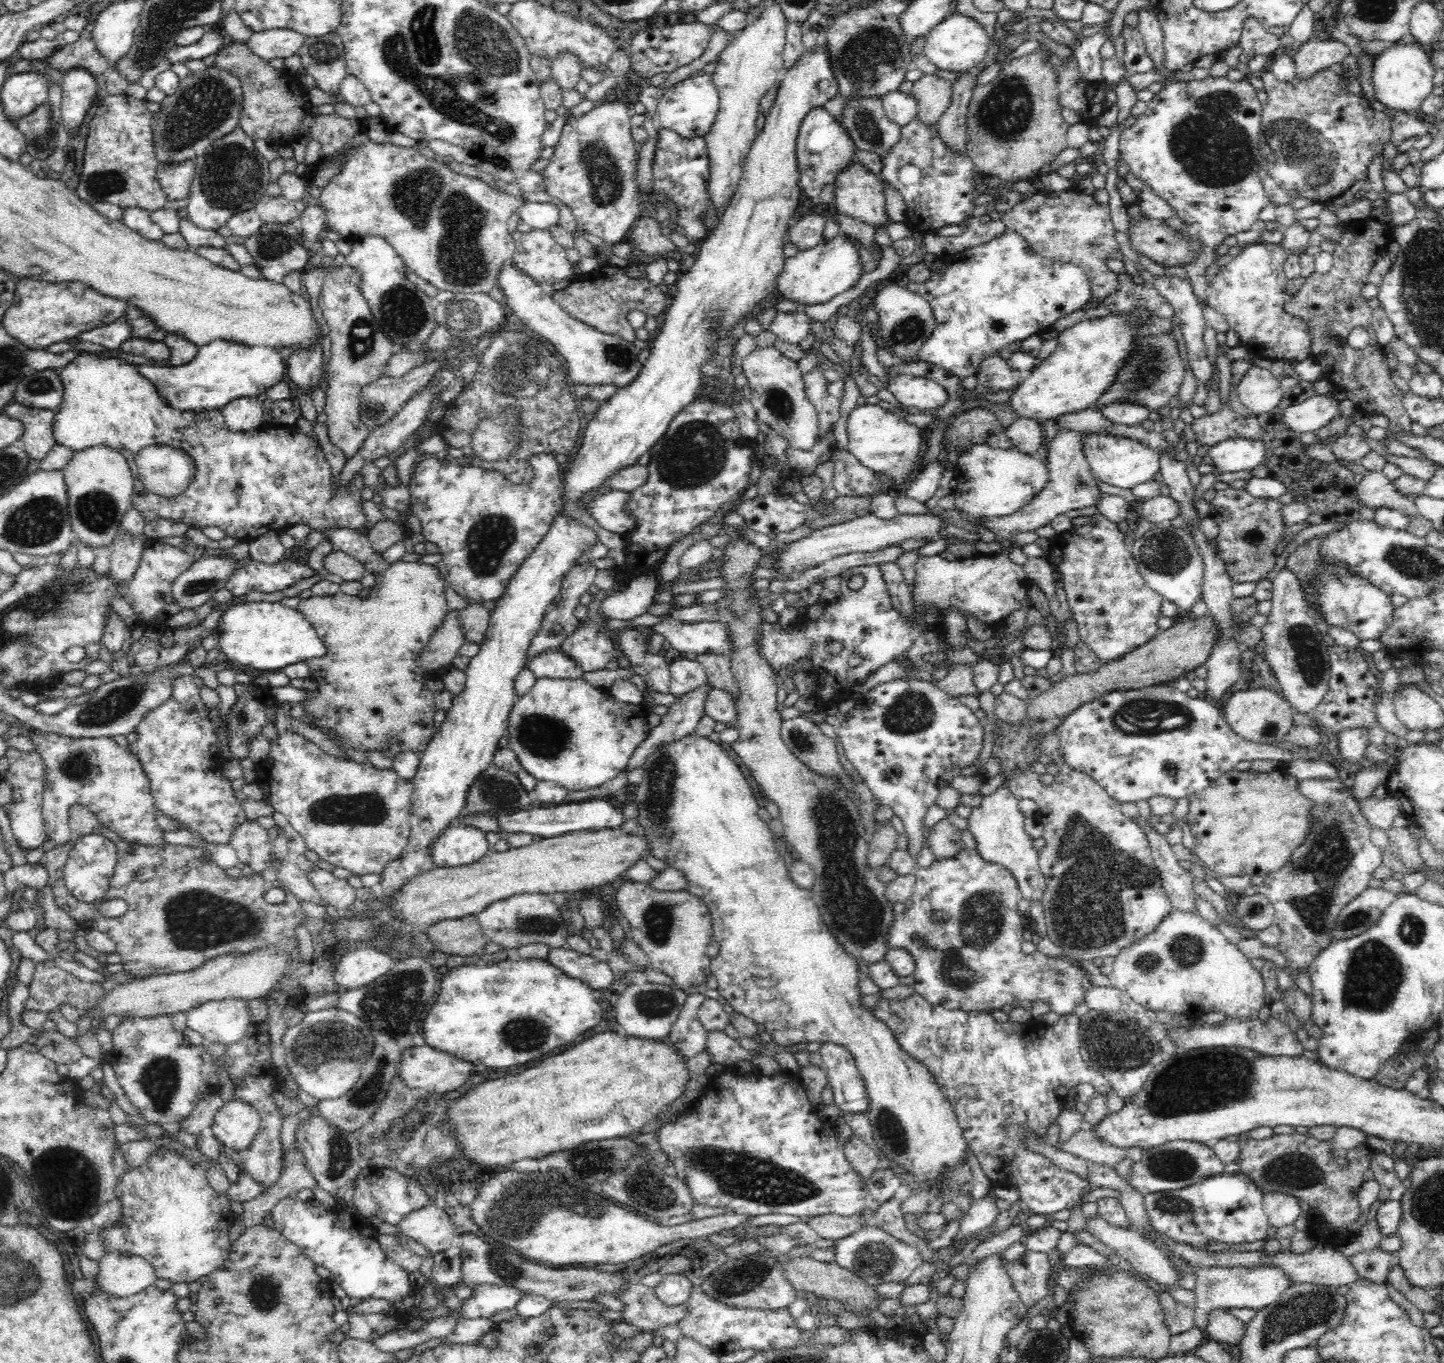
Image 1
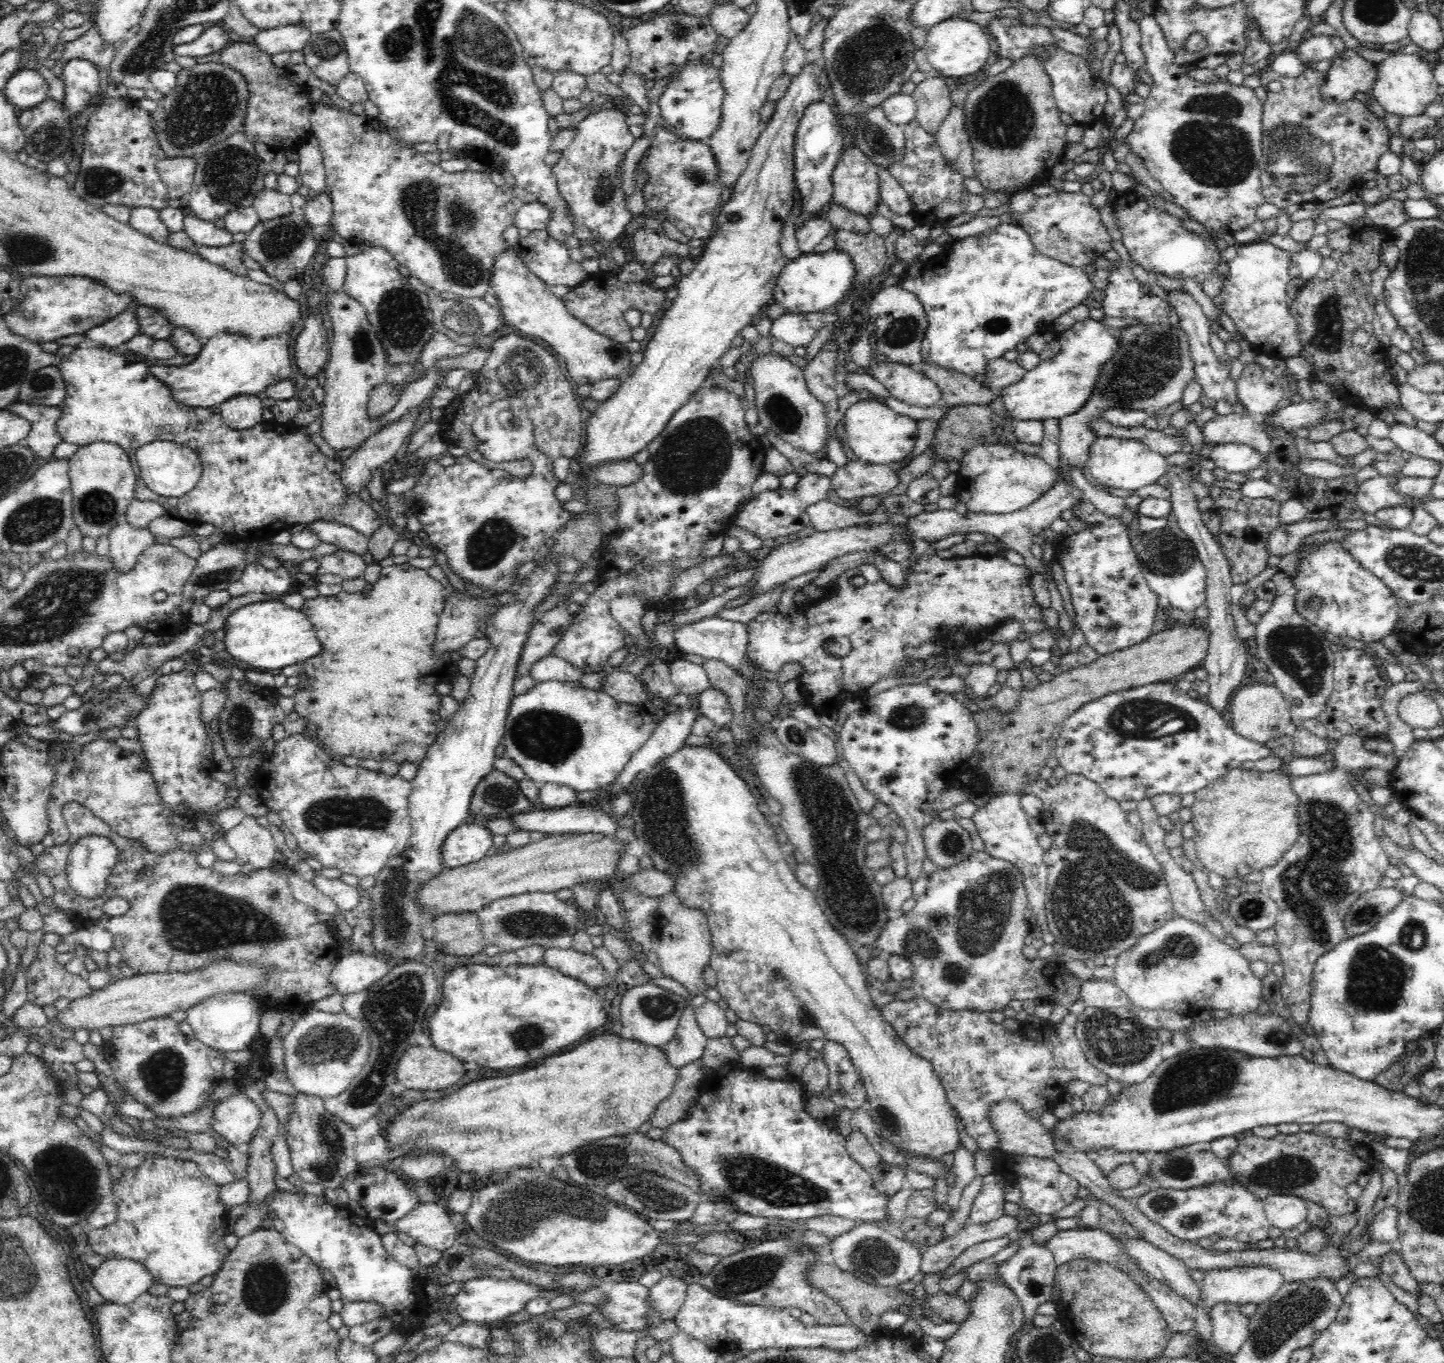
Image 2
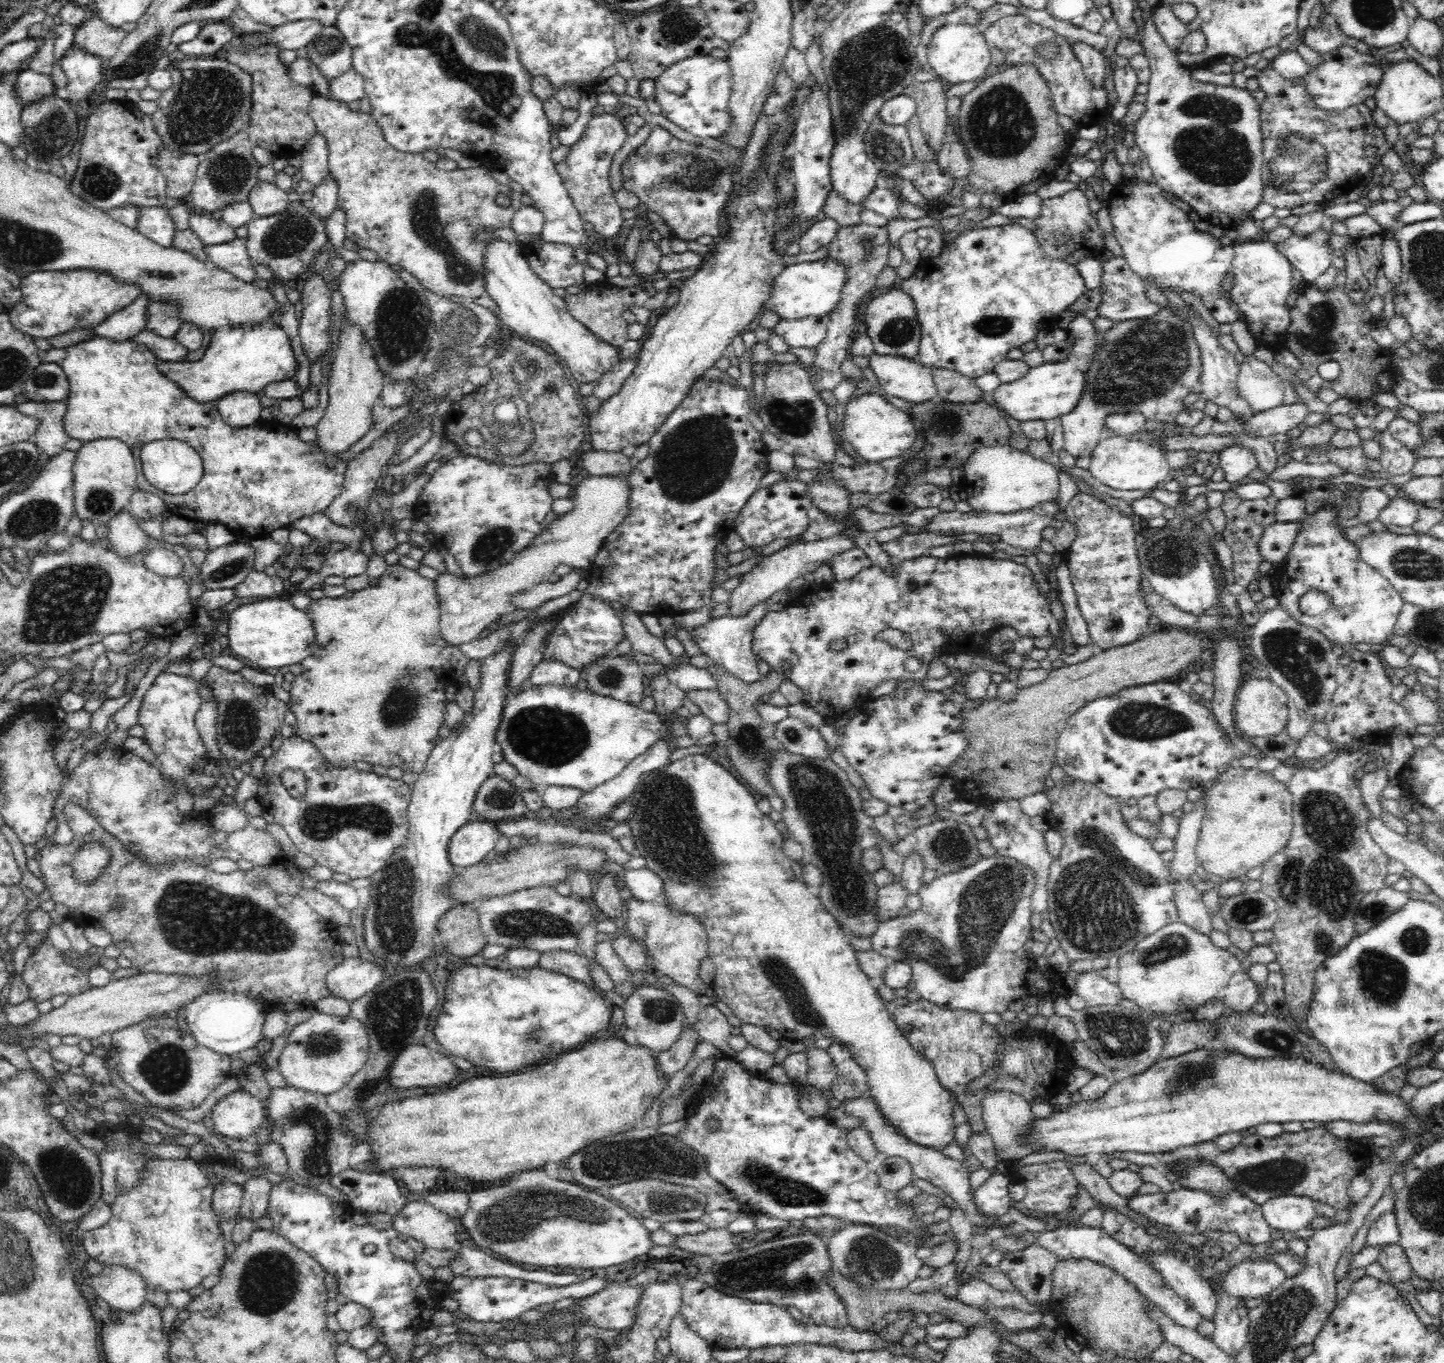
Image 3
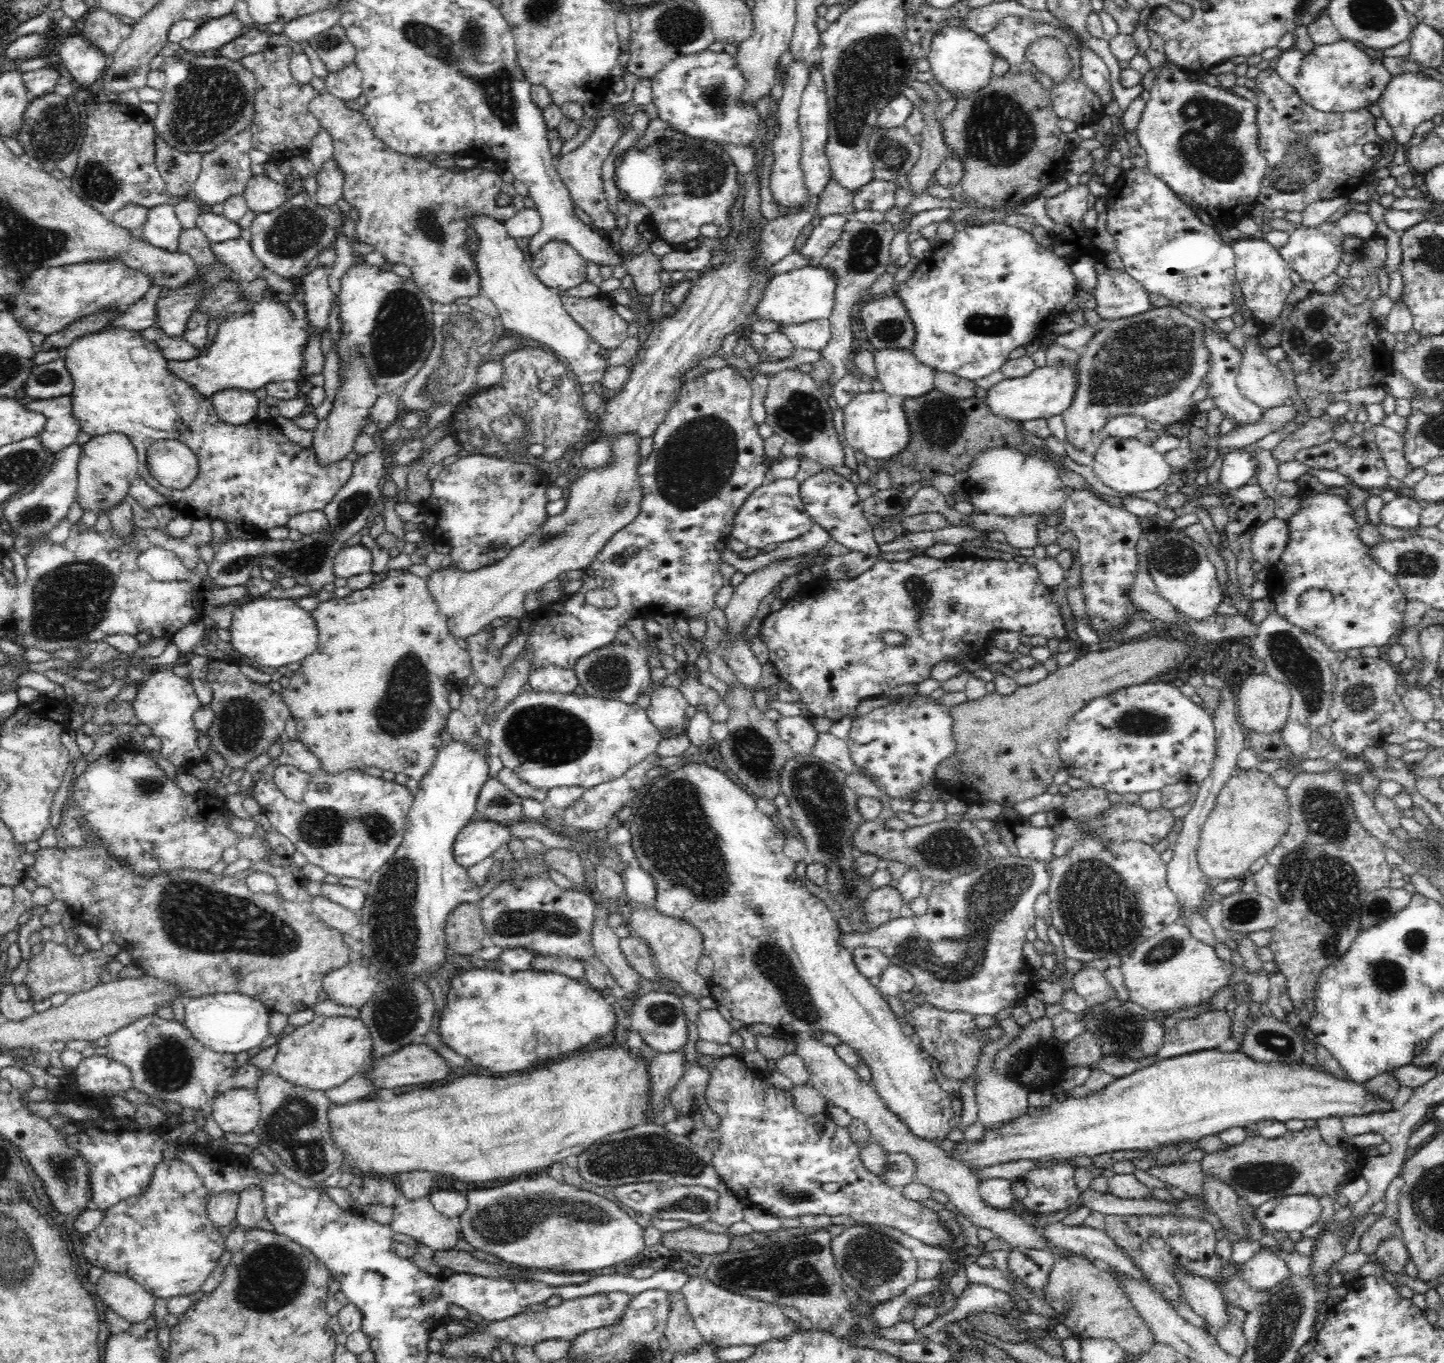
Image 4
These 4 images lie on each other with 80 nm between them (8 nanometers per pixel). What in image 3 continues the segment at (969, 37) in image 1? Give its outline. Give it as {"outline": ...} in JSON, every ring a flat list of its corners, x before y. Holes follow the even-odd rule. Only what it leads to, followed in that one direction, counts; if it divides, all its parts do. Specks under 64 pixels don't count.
{"outline":[[948,24,943,25,934,32,930,44,927,46,928,64,930,71,937,78,946,82,948,86,953,83,972,82,986,74,991,64,990,47,980,30,975,25]]}

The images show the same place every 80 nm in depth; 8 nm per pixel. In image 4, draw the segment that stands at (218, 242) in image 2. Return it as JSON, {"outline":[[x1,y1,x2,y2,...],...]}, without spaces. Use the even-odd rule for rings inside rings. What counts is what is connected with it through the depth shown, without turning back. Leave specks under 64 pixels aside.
{"outline":[[204,209,200,213,196,220,196,227,200,228,214,244,247,235,237,222,228,220,222,214,215,214,210,209]]}

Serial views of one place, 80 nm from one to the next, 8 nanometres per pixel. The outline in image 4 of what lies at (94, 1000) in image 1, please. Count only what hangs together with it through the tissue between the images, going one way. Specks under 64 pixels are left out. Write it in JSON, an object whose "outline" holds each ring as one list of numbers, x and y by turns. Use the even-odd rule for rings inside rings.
{"outline":[[50,940,44,942,42,952,30,960,29,970,23,978,23,984,30,992,31,1003,50,999,58,993,65,993,68,996,76,995,99,986,100,974,114,960,114,957,106,956,101,950,87,950,82,956,76,956,73,950,68,950,65,943,56,944]]}

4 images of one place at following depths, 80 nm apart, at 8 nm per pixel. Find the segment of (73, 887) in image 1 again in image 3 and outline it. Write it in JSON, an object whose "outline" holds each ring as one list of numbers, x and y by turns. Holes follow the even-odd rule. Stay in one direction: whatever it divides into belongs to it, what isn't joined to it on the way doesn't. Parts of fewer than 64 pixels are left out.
{"outline":[[101,842,82,844,72,858,72,875,82,883,93,883,110,859,109,848,103,846]]}

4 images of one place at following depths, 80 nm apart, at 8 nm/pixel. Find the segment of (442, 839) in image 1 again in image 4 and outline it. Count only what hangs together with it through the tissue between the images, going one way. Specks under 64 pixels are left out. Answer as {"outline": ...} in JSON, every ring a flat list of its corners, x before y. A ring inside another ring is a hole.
{"outline":[[479,817,470,821,457,834,452,846,453,858,460,866,468,869,492,856,502,844,508,844,512,838,515,836,506,824]]}

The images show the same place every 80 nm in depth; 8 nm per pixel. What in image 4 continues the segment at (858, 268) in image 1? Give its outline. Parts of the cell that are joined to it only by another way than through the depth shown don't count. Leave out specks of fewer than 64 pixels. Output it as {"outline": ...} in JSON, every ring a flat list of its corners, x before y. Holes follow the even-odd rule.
{"outline":[[815,263,804,268,794,268,772,276,763,292,763,299,756,307,756,316,772,320,778,326,802,324,810,320,827,319,835,306,836,275,830,267]]}

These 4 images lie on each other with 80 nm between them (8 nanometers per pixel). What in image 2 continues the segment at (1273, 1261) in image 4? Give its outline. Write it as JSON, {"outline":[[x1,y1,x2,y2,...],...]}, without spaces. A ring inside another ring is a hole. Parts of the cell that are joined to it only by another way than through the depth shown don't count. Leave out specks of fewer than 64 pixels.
{"outline":[[1239,1266,1231,1269,1216,1269,1206,1271,1200,1282,1200,1304,1196,1306,1195,1328,1200,1340,1208,1341,1212,1338,1212,1321,1209,1310,1218,1303,1260,1304,1269,1299,1282,1286,1285,1280,1277,1270,1261,1266]]}

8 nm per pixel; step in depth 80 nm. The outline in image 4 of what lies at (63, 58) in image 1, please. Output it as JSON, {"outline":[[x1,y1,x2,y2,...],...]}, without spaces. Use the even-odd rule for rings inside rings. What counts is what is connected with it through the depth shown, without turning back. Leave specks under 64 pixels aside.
{"outline":[[92,6,86,22,83,23,81,34,89,43,104,55,117,52,120,45,133,32,133,26,122,23,113,16]]}

